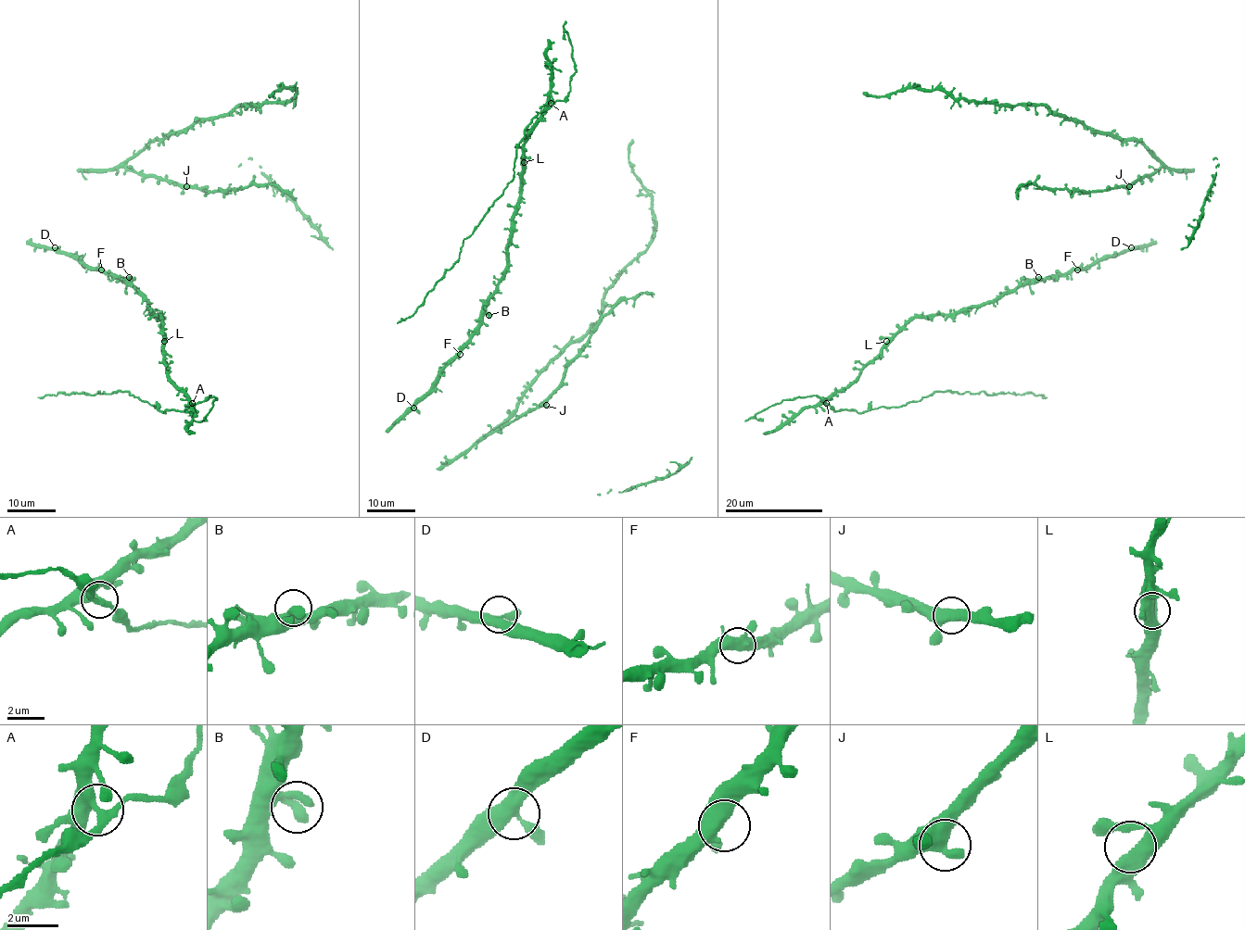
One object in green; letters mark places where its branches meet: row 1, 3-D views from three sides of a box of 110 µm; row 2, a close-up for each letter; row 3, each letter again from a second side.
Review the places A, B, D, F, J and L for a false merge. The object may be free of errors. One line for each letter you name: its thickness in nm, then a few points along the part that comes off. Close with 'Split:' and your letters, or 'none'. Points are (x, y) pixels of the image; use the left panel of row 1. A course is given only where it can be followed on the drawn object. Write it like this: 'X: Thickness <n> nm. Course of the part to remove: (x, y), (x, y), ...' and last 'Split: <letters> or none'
A: Thickness 340 nm. Course of the part to remove: (191, 404), (182, 411), (166, 409), (164, 412), (128, 391), (57, 394), (37, 397)
Split: A

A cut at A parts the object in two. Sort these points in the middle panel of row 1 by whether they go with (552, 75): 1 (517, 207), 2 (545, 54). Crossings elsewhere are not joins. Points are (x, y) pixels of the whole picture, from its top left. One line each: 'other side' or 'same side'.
1: same side
2: same side

